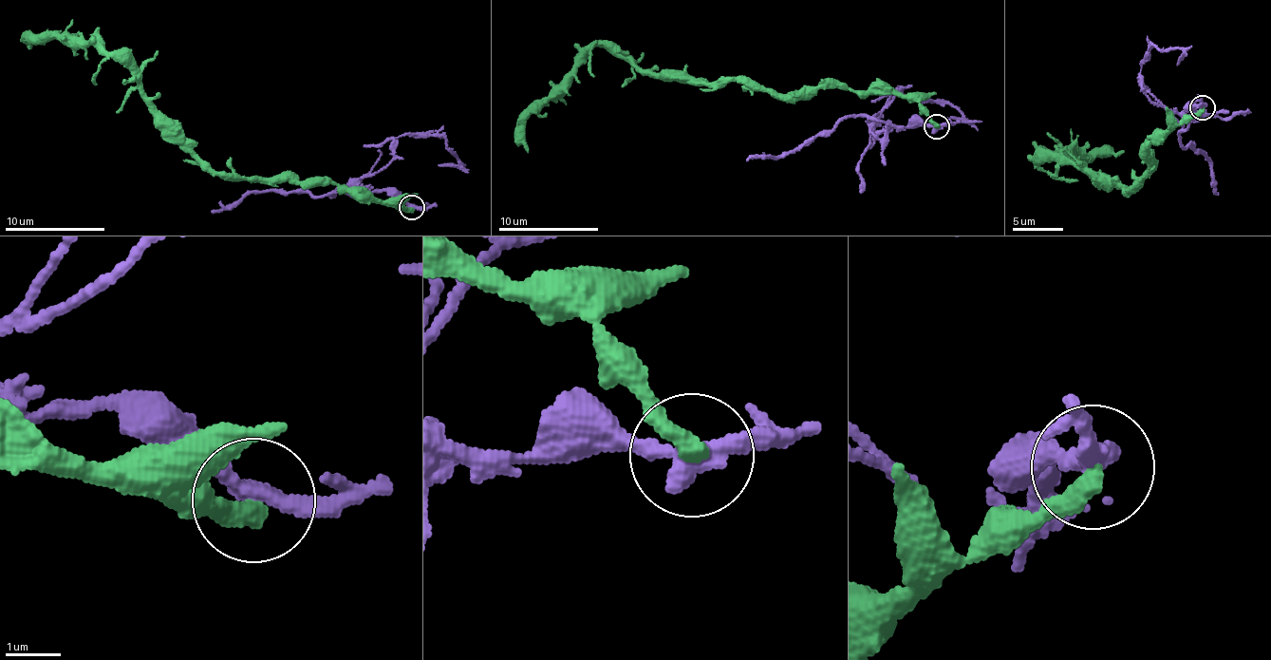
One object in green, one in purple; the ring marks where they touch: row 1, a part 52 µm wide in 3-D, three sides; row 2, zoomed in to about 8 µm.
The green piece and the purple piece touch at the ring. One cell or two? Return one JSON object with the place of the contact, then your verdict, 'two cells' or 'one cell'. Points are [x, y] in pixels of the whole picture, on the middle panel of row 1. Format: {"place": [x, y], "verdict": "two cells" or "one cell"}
{"place": [936, 126], "verdict": "two cells"}

